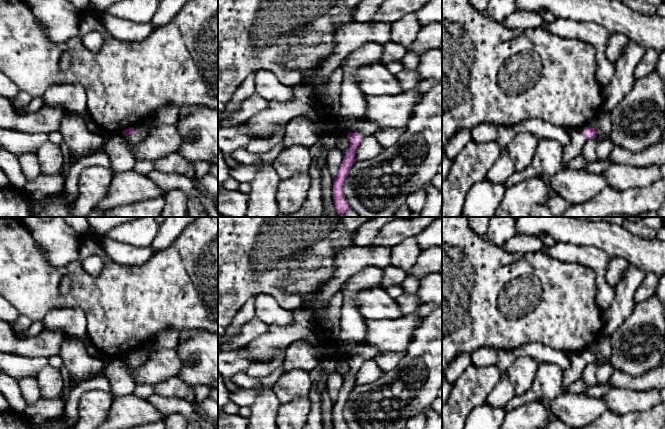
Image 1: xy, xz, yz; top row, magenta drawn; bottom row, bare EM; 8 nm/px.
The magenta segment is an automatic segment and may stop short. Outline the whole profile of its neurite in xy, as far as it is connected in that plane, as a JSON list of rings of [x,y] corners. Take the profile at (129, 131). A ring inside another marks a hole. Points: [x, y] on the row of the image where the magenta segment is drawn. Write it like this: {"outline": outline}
{"outline": [[[166,105],[156,111],[149,126],[136,125],[128,128],[122,133],[126,136],[127,142],[133,146],[138,145],[147,138],[152,129],[159,125],[175,125],[179,117],[180,108],[174,105]]]}

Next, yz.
{"outline": [[[591,127],[570,130],[571,141],[563,149],[562,169],[568,168],[569,162],[582,153],[588,139],[595,139],[597,131]]]}

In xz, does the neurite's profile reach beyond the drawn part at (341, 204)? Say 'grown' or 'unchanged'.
grown

